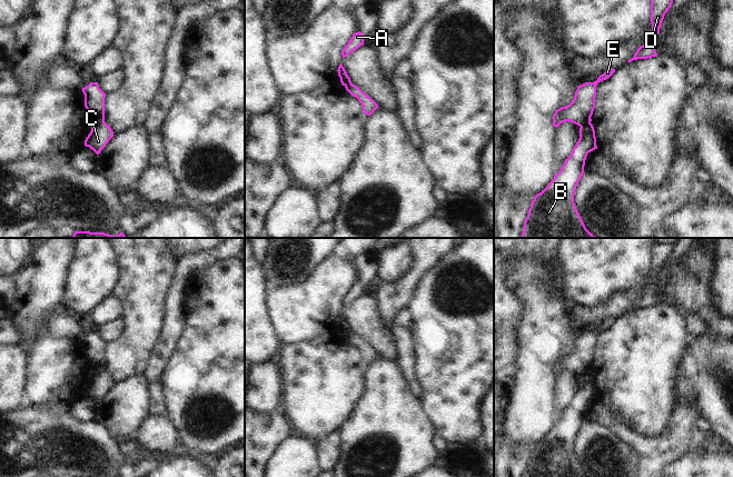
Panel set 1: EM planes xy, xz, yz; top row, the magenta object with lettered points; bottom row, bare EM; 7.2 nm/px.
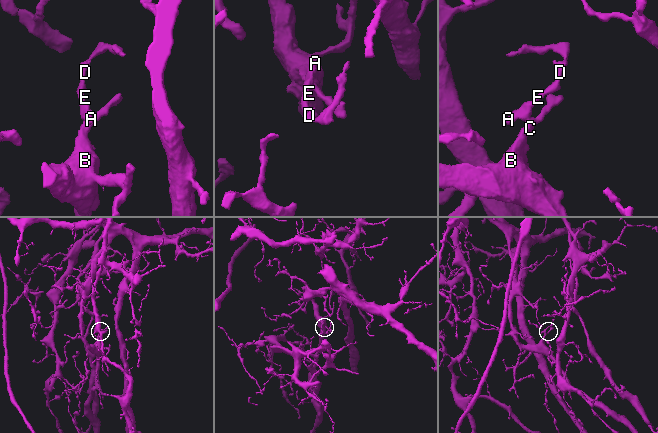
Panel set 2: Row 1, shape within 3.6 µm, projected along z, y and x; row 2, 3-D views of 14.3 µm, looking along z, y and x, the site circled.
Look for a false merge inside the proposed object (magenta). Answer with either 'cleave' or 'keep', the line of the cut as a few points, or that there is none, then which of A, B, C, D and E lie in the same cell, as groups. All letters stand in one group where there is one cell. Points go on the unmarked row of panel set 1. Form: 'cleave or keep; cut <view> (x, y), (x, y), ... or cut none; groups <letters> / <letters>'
cleave; cut xy (103, 369), (93, 373); groups A D E / B C

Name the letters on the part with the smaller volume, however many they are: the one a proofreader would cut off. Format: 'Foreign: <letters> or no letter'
Foreign: A, D, E

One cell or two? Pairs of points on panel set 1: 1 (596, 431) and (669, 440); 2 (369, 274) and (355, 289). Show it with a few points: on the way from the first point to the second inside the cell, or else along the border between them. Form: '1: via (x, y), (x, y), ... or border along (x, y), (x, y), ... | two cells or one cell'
1: border along (592, 419), (608, 427), (634, 450) | two cells
2: via (366, 277), (358, 286) | one cell

